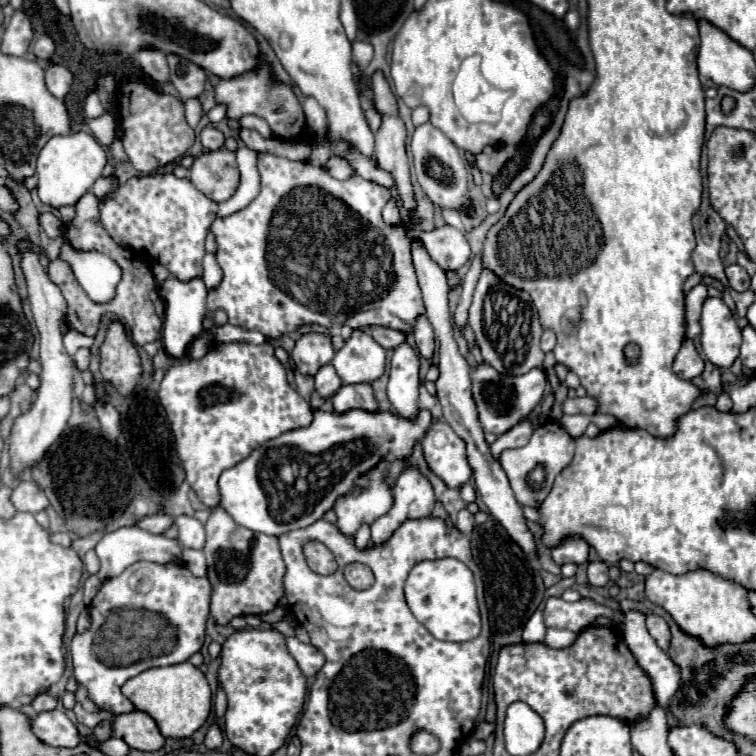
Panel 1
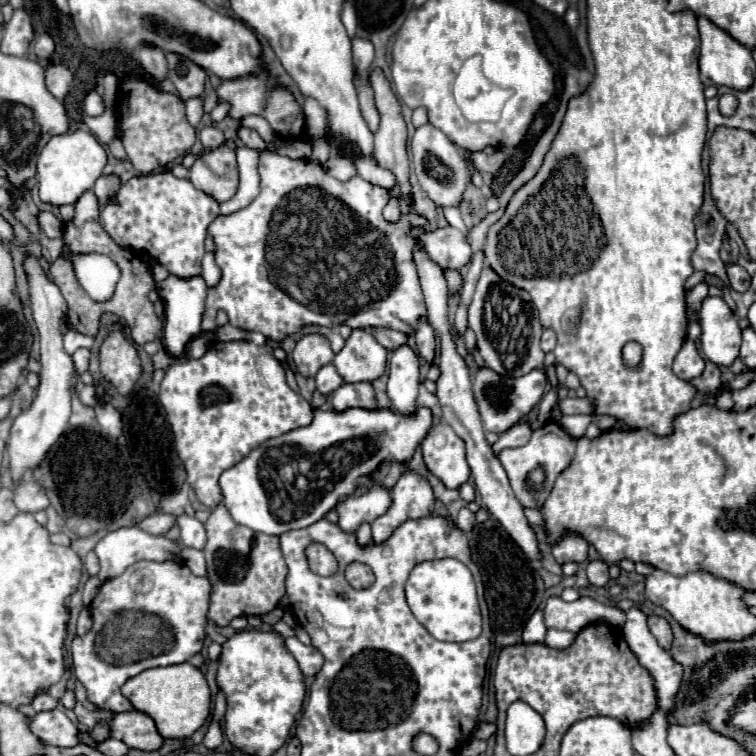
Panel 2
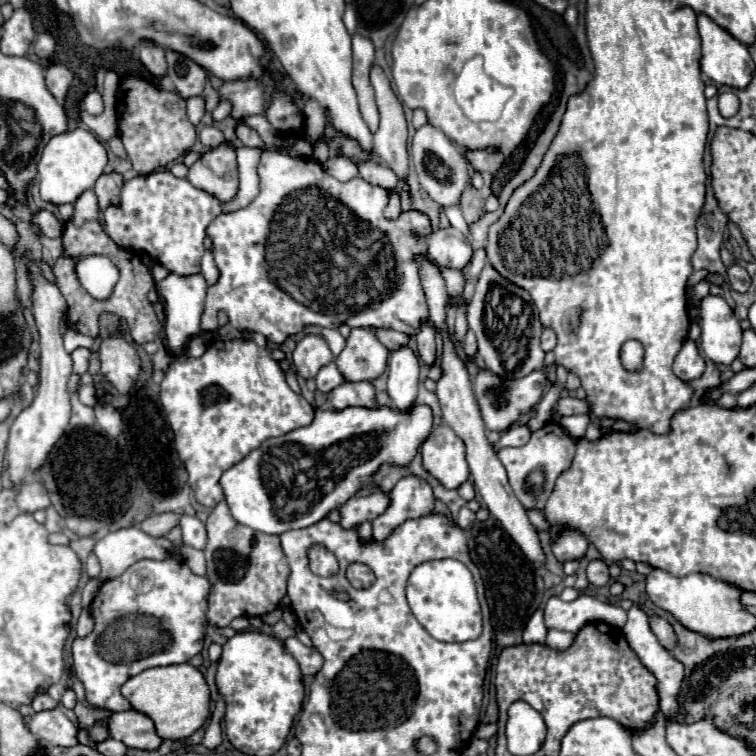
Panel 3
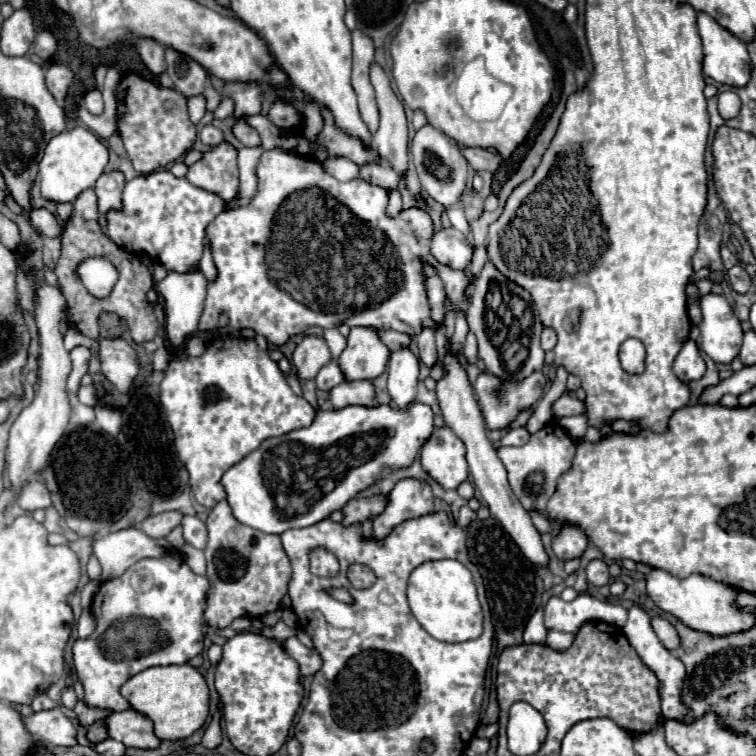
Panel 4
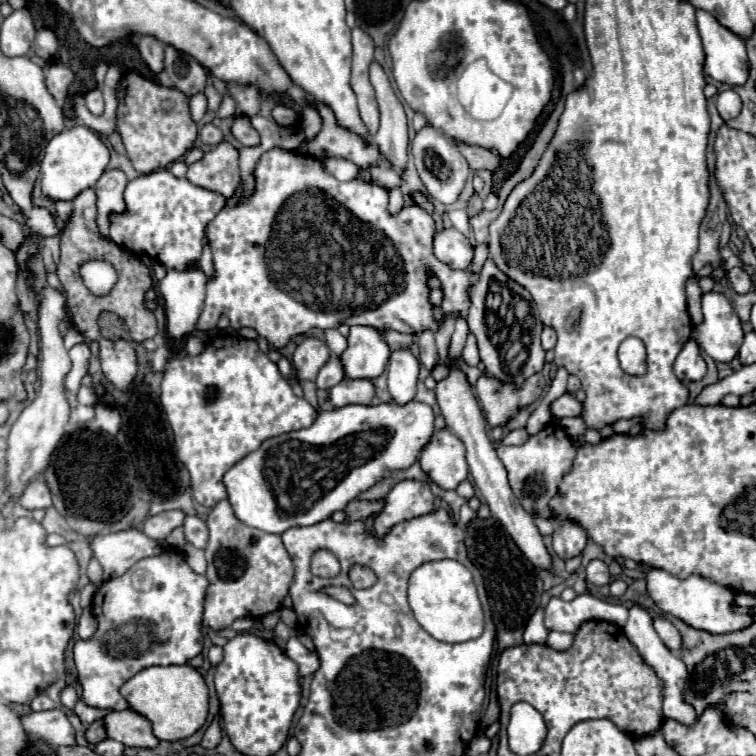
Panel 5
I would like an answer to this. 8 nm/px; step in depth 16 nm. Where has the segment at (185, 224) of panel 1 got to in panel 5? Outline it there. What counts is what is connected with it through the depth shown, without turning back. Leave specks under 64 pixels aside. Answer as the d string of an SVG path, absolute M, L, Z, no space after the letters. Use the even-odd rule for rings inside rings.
M156 170L152 174L130 180L124 192L124 200L128 204L128 212L124 216L112 216L110 238L124 250L146 252L148 256L160 260L166 268L176 268L176 270L184 270L188 264L200 258L204 228L212 220L212 216L220 212L220 208L224 206L224 196L220 192L200 188L192 184L188 178L176 178L168 170Z

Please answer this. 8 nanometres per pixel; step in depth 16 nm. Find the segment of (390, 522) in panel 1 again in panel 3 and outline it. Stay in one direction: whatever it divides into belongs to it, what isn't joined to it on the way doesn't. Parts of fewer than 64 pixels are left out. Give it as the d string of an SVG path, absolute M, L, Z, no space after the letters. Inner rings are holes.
M402 478L390 492L390 506L372 522L374 540L384 540L398 524L434 512L434 494L426 480Z

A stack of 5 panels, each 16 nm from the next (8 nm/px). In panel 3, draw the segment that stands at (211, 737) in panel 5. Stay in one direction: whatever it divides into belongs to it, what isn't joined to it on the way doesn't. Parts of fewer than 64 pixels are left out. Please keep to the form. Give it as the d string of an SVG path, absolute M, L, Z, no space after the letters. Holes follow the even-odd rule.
M219 694L210 724L208 724L206 734L204 734L204 740L202 740L202 744L204 744L206 748L210 748L210 750L218 748L220 742L222 742L222 730L220 730L220 714L222 714L222 712L220 712L220 702L222 702L222 698L220 698Z

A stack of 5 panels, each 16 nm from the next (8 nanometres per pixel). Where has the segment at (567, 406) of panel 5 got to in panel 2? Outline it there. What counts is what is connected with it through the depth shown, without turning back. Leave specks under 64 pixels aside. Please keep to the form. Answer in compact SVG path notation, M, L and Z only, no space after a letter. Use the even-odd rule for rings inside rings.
M564 398L558 402L562 414L592 414L592 402L588 398Z

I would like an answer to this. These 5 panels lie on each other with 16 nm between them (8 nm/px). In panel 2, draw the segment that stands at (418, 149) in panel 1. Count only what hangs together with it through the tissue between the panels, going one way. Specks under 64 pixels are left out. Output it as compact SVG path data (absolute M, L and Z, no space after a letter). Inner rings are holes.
M424 124L424 126L416 128L410 148L412 148L414 170L416 170L422 190L442 208L458 206L462 200L462 194L468 186L468 176L470 176L466 156L456 148L456 144L452 144L448 140L448 136L444 136L444 132L440 132L432 124Z

